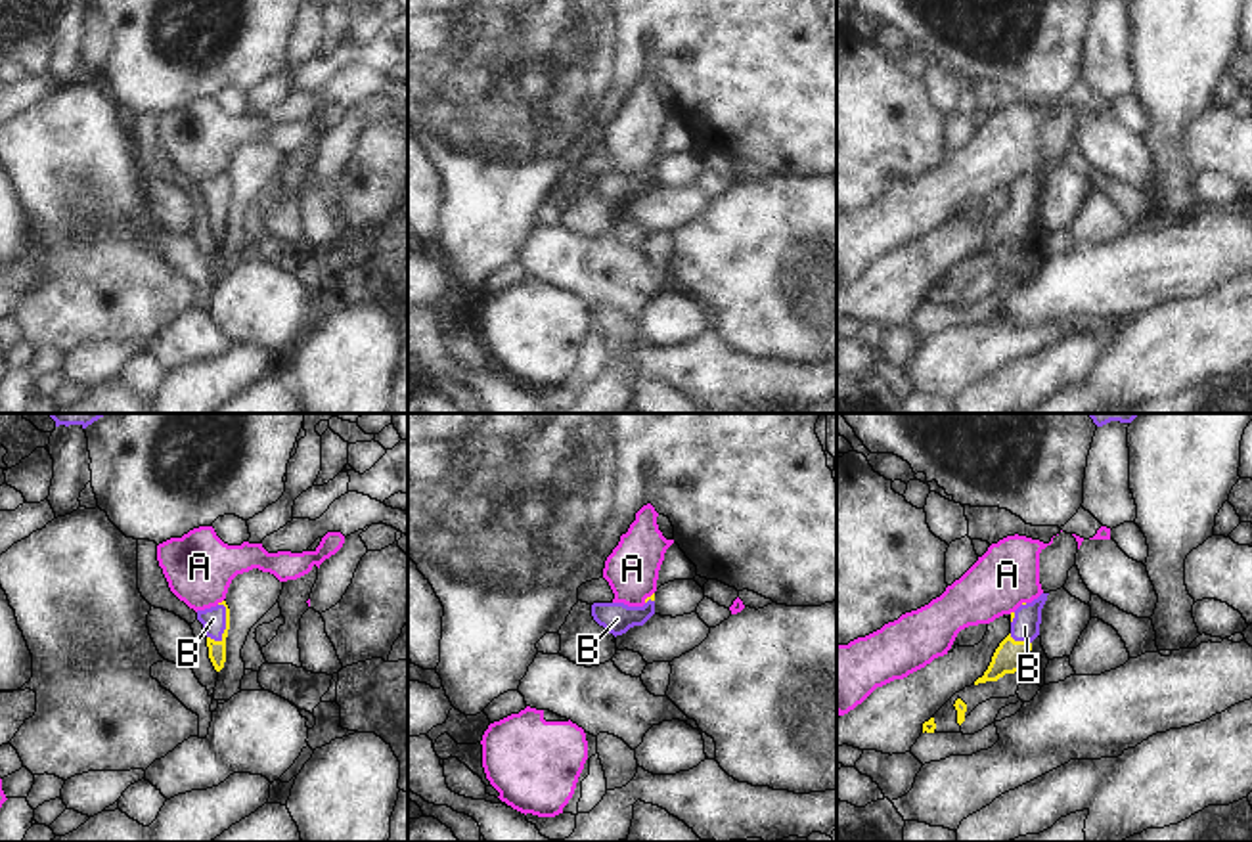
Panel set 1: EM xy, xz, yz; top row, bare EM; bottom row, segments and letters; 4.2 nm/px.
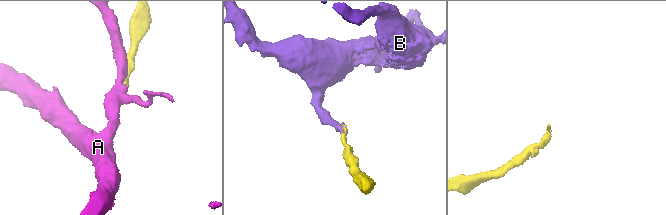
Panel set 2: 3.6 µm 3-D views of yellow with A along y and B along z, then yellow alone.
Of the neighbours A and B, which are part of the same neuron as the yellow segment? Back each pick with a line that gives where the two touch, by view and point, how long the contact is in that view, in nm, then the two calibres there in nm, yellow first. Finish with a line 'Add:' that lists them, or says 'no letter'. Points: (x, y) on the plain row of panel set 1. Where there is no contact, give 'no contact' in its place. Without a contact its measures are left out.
B: xy (226, 194) | 170 nm | 80/100 nm
Add: B

